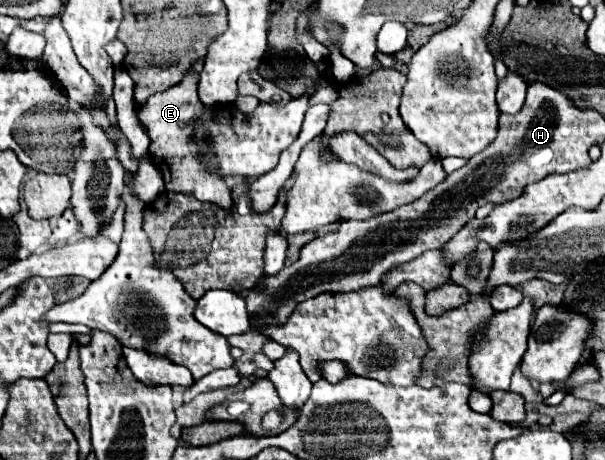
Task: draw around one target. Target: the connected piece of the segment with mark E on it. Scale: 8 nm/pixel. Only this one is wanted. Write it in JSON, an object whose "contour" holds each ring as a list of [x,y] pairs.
{"contour":[[[192,72],[184,74],[184,78],[176,86],[148,98],[148,102],[138,112],[138,120],[146,128],[146,134],[150,138],[148,152],[152,156],[152,162],[160,170],[168,190],[190,194],[198,200],[214,202],[230,210],[232,208],[230,188],[222,178],[216,178],[216,174],[208,174],[208,170],[200,166],[200,158],[196,158],[196,146],[192,146],[192,130],[196,126],[196,118],[200,118],[200,114],[204,114],[206,110],[198,98],[196,86],[198,78]]]}

